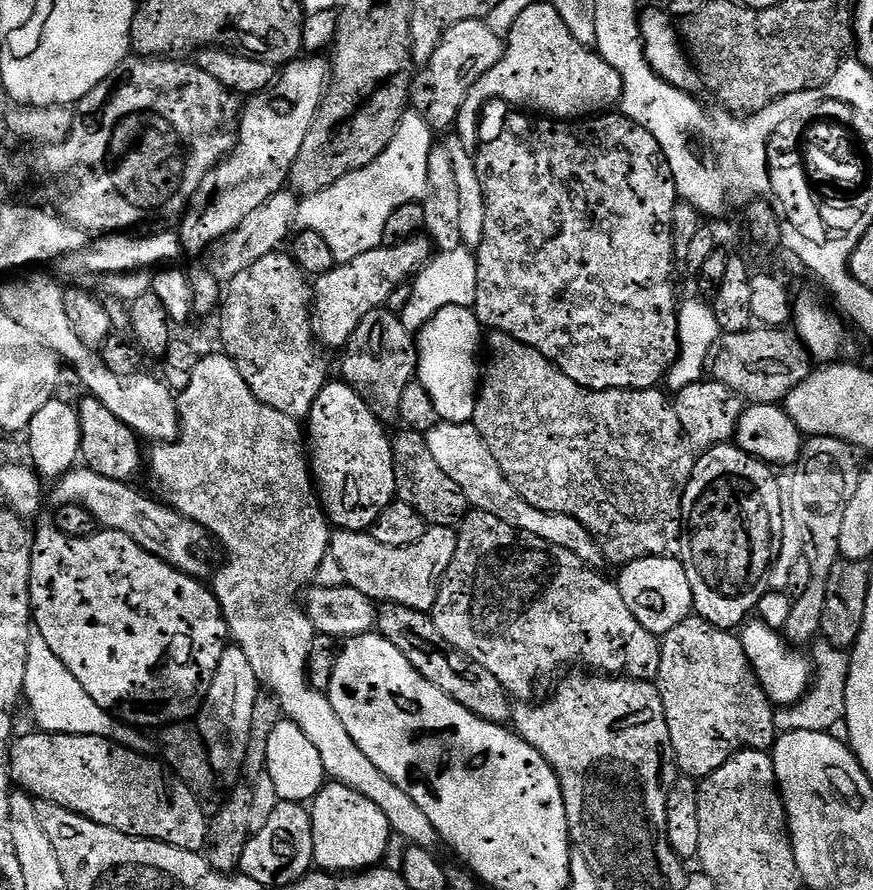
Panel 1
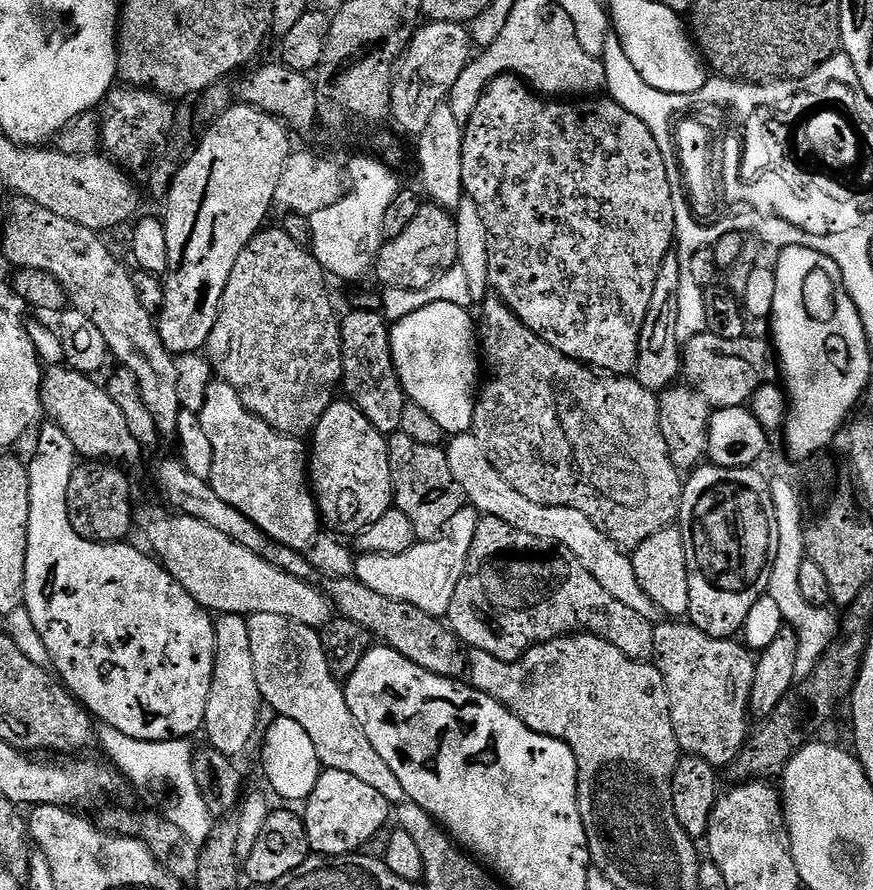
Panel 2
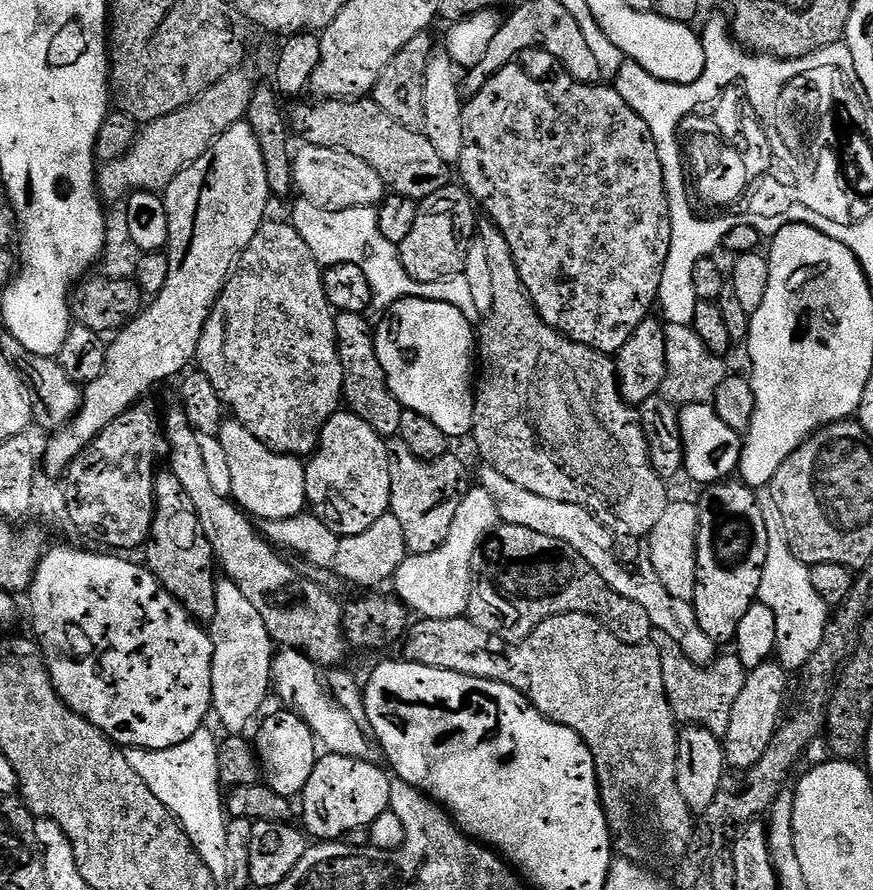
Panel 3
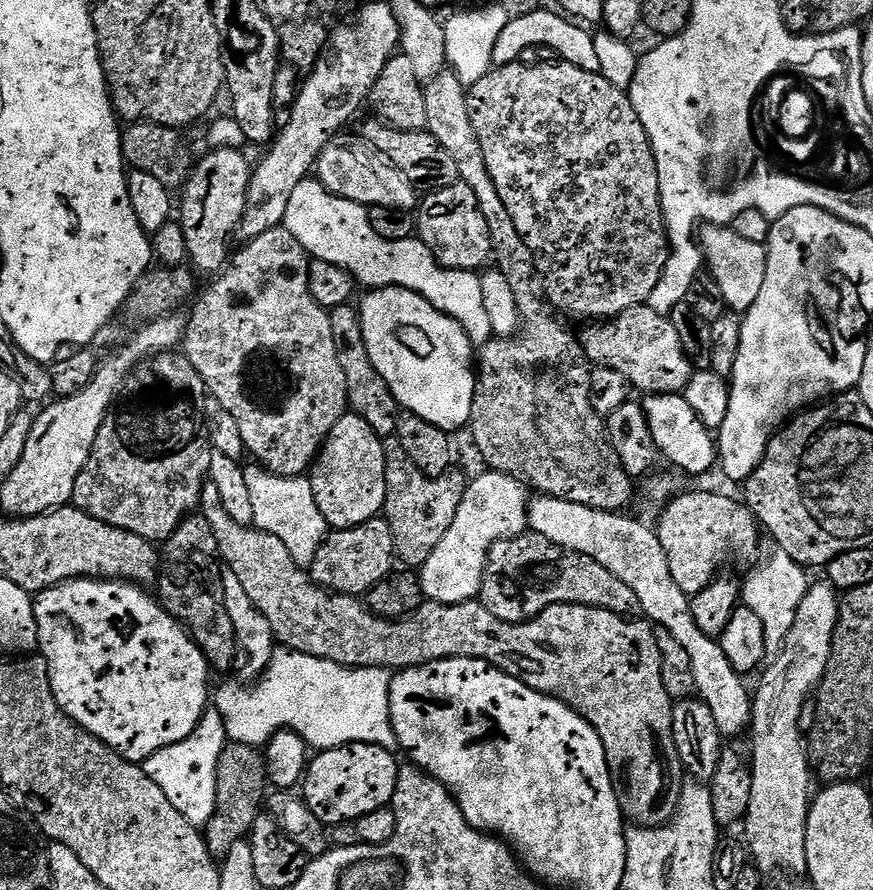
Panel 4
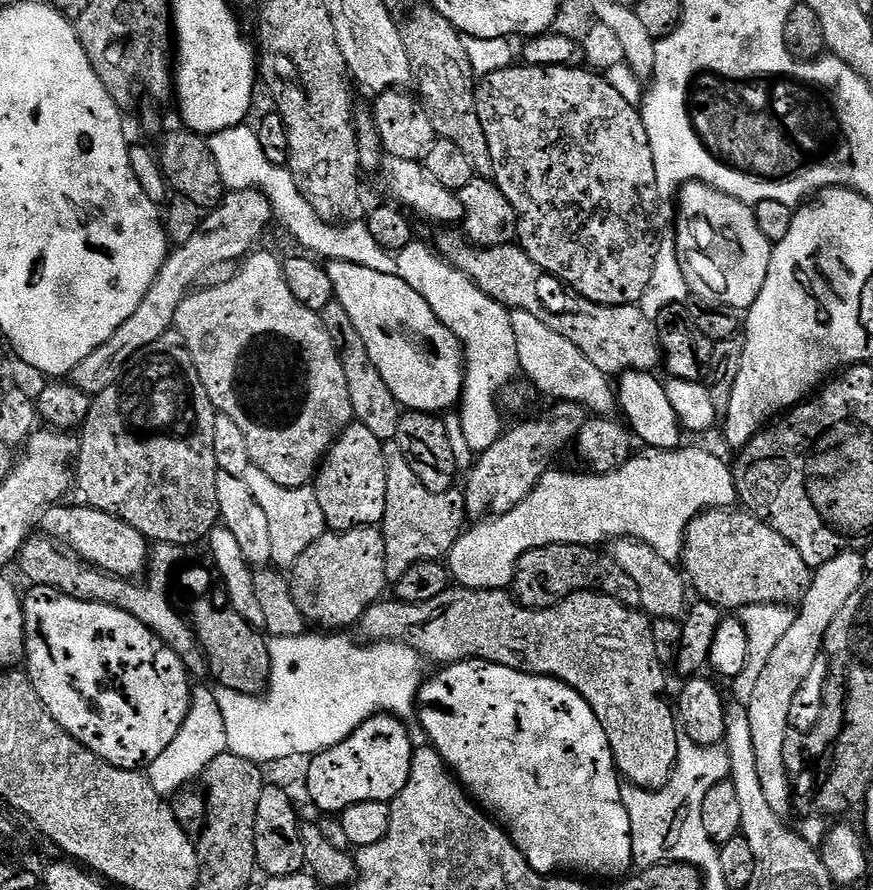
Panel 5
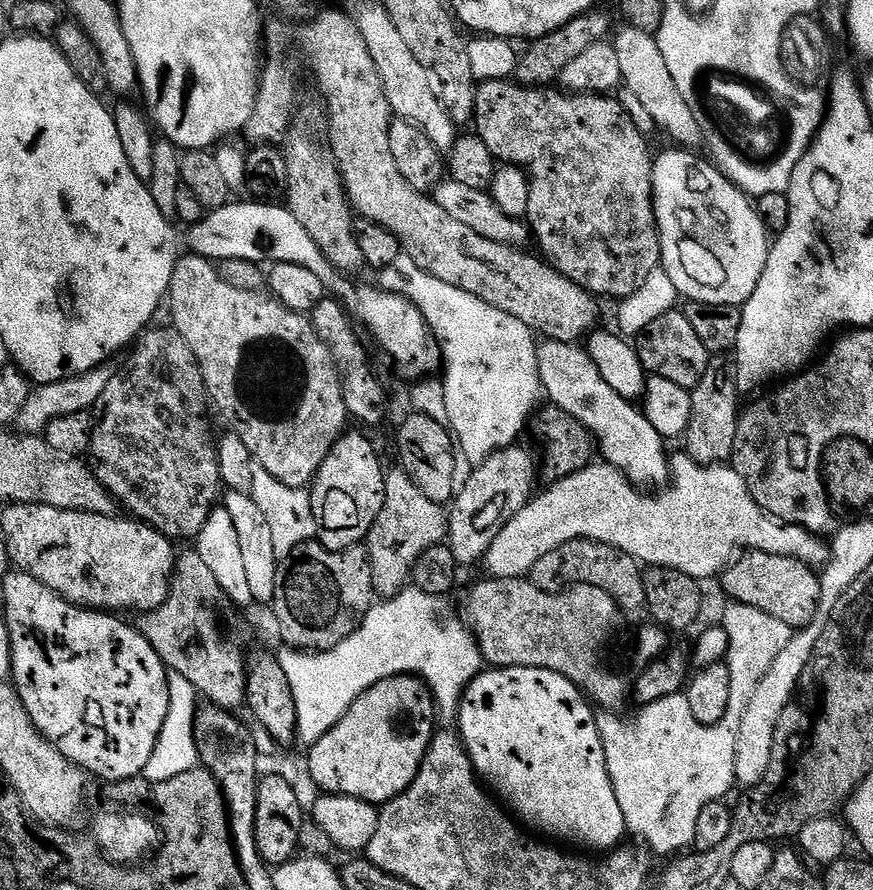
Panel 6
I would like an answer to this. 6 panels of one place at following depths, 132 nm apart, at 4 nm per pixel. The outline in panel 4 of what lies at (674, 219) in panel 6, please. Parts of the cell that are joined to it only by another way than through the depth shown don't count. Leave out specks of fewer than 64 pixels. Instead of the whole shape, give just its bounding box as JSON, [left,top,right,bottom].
[698,226,767,314]

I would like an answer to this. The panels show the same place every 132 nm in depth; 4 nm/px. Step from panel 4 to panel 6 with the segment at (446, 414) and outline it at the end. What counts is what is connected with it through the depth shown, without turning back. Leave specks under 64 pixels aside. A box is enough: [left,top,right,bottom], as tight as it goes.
[206,200,441,382]

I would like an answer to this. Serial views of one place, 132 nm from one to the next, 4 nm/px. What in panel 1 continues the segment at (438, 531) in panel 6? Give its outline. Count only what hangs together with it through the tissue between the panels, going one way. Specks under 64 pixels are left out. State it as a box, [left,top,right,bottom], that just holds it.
[392,430,470,526]

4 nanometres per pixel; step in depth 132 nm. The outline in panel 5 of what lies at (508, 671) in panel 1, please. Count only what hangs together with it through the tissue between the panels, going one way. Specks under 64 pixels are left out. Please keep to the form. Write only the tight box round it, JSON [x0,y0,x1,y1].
[514,544,639,609]

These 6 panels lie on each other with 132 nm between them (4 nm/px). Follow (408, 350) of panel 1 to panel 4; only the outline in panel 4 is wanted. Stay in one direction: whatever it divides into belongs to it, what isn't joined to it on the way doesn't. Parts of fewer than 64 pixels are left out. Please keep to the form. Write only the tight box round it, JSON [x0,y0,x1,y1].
[328,303,402,438]

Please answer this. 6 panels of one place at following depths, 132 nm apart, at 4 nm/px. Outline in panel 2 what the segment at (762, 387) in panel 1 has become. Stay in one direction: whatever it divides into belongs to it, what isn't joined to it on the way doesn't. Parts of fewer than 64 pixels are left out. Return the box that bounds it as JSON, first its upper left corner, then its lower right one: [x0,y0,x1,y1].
[683,331,778,409]

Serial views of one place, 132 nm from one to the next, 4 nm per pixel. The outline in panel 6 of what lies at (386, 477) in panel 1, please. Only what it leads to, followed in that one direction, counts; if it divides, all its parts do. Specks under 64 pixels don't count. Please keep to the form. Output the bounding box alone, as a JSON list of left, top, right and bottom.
[310,431,386,552]

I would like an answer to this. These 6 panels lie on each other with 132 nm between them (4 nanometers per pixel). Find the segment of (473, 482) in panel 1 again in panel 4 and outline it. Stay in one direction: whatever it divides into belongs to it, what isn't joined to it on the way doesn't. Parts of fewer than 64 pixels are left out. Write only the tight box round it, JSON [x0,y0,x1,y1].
[528,494,753,737]

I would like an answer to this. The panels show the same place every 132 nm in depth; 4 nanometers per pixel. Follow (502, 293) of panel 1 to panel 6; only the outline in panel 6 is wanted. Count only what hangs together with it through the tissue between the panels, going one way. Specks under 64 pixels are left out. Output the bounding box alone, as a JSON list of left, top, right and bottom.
[474,79,660,298]

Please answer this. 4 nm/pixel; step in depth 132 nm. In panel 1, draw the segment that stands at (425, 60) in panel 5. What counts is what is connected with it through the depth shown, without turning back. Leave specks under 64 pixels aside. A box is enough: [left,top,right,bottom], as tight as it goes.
[471,331,697,566]

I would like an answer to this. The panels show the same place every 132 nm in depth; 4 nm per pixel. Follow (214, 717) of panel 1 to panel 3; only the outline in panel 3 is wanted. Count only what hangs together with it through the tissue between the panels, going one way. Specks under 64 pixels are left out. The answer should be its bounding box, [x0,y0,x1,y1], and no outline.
[210,578,274,734]

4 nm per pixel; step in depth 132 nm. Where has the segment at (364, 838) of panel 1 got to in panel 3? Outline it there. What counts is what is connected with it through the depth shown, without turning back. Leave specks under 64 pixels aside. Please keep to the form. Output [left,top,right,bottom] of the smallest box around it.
[302,754,392,842]

